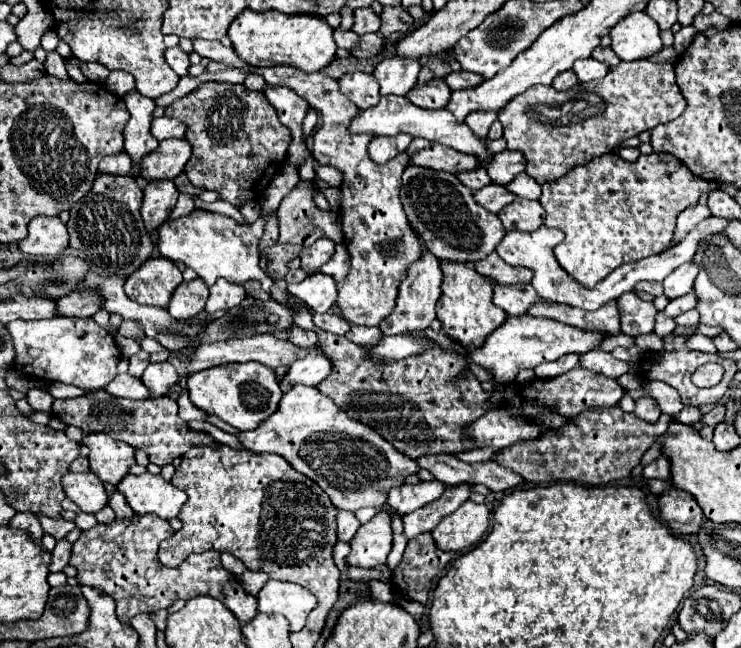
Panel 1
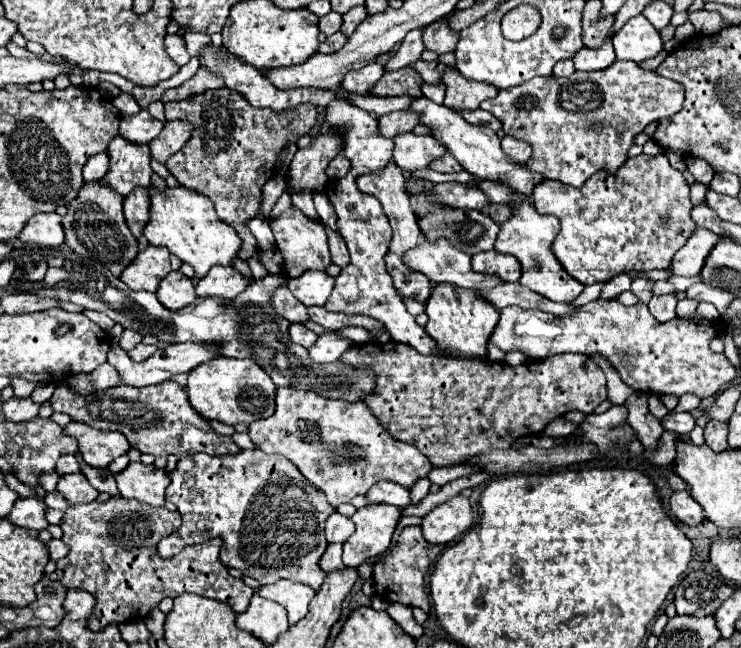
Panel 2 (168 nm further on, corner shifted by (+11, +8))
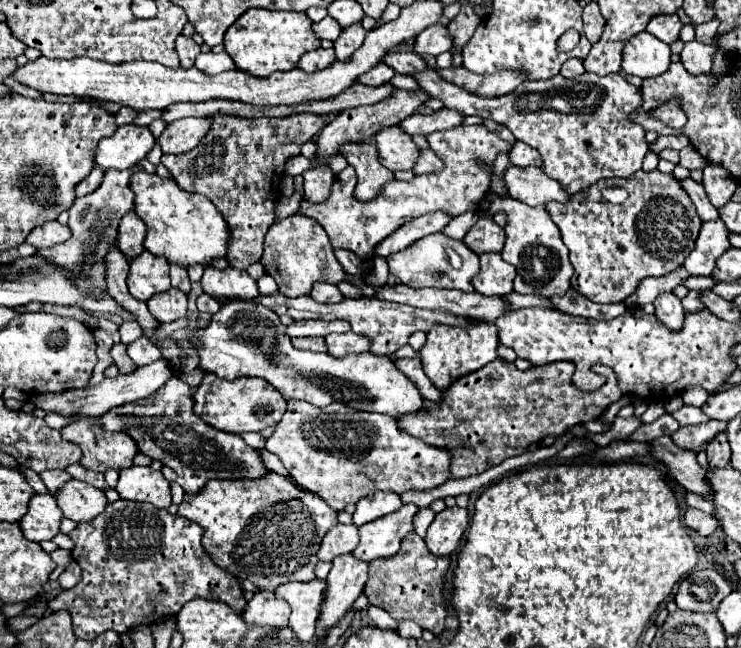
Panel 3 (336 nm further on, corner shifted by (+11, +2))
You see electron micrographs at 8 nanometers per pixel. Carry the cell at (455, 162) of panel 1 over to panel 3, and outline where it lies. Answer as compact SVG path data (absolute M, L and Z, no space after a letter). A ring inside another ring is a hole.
M390 126L380 130L380 134L374 136L378 160L388 170L412 170L418 160L418 148L412 142L410 134L404 134L398 126Z

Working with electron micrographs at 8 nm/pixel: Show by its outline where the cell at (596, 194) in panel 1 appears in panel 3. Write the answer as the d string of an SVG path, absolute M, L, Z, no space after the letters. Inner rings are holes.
M638 170L632 178L626 178L628 198L624 204L616 206L604 200L602 188L590 186L580 194L574 194L570 202L548 202L546 208L562 232L562 240L570 250L570 262L574 266L574 276L570 280L572 288L580 294L588 296L592 302L598 304L614 304L624 302L628 294L634 294L636 286L644 278L658 278L664 276L684 264L684 258L694 250L694 242L698 238L702 220L696 214L696 206L692 204L690 196L684 192L678 180L672 174L662 174L660 170L642 172Z

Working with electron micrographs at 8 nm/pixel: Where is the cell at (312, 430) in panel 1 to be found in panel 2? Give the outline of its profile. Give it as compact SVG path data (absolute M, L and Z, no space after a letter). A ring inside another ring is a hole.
M292 386L276 390L276 412L270 418L252 422L248 426L248 436L262 452L286 456L316 488L320 488L326 494L332 506L340 506L360 494L366 494L368 488L372 488L380 480L392 480L410 488L418 478L426 476L432 468L430 460L424 454L420 454L412 444L394 440L372 416L370 408L364 402L348 404L340 400L328 400L312 390L296 390Z

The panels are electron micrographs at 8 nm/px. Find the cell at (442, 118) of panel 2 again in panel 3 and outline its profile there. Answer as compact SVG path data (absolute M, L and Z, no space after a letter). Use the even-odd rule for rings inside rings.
M510 166L504 174L504 180L506 180L510 196L528 206L548 204L552 200L568 202L570 198L570 194L562 190L560 182L548 178L542 168Z

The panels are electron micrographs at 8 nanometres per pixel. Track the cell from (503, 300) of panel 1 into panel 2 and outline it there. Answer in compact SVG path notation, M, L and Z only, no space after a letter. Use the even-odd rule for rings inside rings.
M438 240L434 244L422 242L418 248L406 252L404 260L410 268L426 274L432 282L448 282L472 290L488 290L504 284L504 280L496 280L492 274L474 272L470 256L456 250L448 240Z

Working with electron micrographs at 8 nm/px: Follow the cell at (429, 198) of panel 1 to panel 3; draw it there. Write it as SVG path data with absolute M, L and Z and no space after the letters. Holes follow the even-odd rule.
M478 218L472 232L464 236L464 244L476 254L500 252L504 248L504 228L500 228L492 218Z

